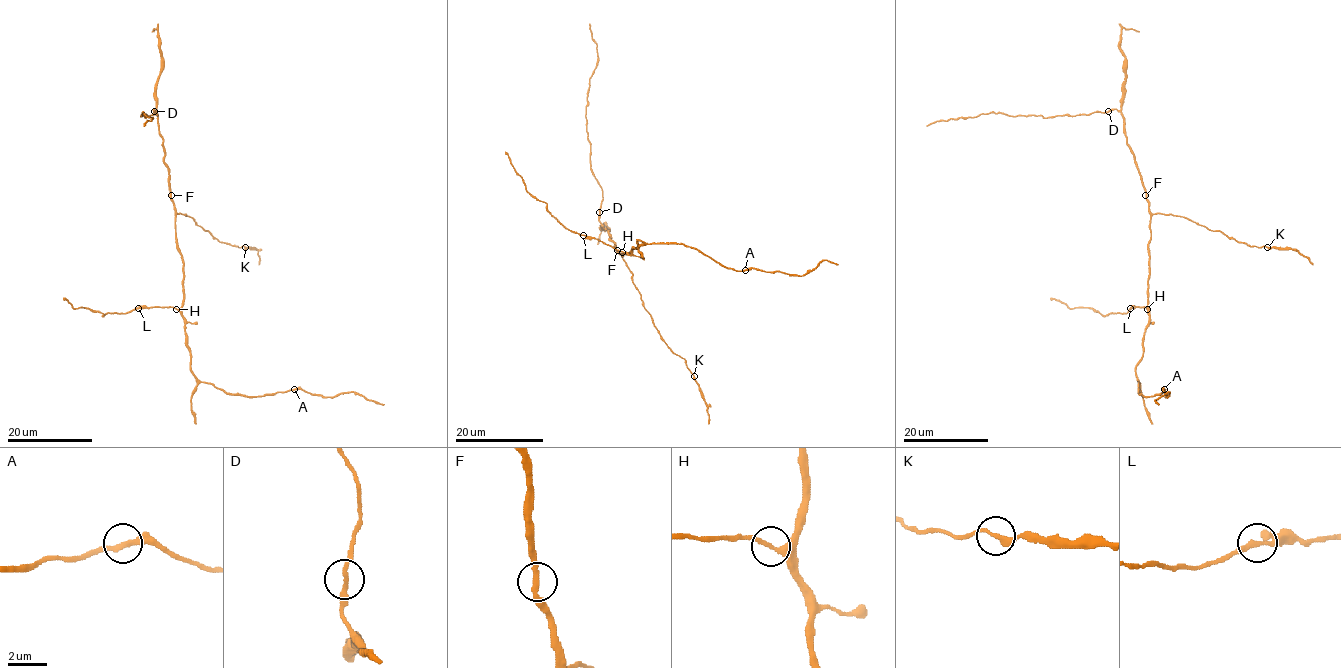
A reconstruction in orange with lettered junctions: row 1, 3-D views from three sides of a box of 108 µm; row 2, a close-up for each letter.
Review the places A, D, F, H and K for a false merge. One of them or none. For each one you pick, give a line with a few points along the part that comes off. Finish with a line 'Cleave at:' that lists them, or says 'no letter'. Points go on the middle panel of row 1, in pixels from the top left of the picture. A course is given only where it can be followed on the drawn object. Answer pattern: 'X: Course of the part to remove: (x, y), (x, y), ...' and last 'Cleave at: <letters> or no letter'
Cleave at: no letter

